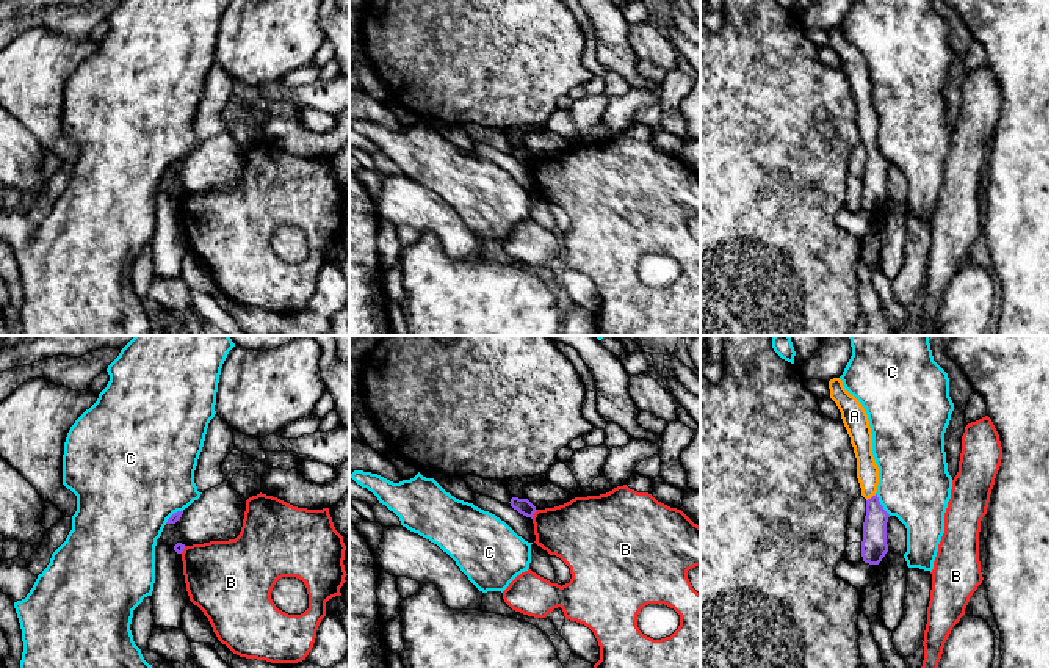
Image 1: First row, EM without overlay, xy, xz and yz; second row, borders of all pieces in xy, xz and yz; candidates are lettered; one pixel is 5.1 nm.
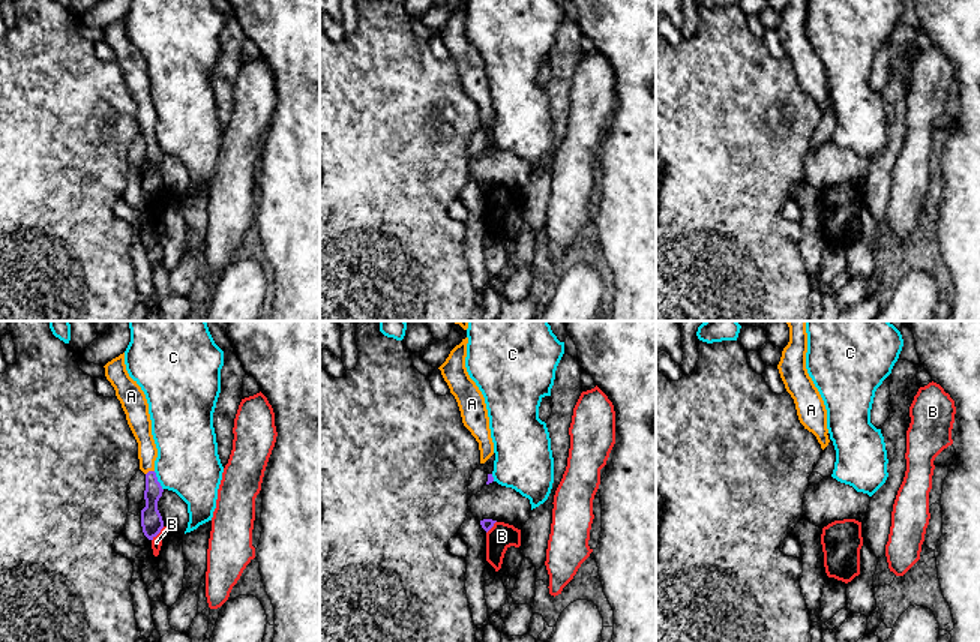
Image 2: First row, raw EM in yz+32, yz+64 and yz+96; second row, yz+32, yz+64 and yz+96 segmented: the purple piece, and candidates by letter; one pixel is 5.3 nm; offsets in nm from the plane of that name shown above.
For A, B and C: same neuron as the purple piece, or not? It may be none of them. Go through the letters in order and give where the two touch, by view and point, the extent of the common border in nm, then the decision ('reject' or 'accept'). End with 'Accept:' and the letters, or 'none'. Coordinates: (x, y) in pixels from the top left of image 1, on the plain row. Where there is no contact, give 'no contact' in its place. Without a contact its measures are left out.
A: yz (873, 145) | 70 nm | accept
B: xz (533, 163) | 60 nm | reject
C: yz (879, 152) | 140 nm | reject
Accept: A

